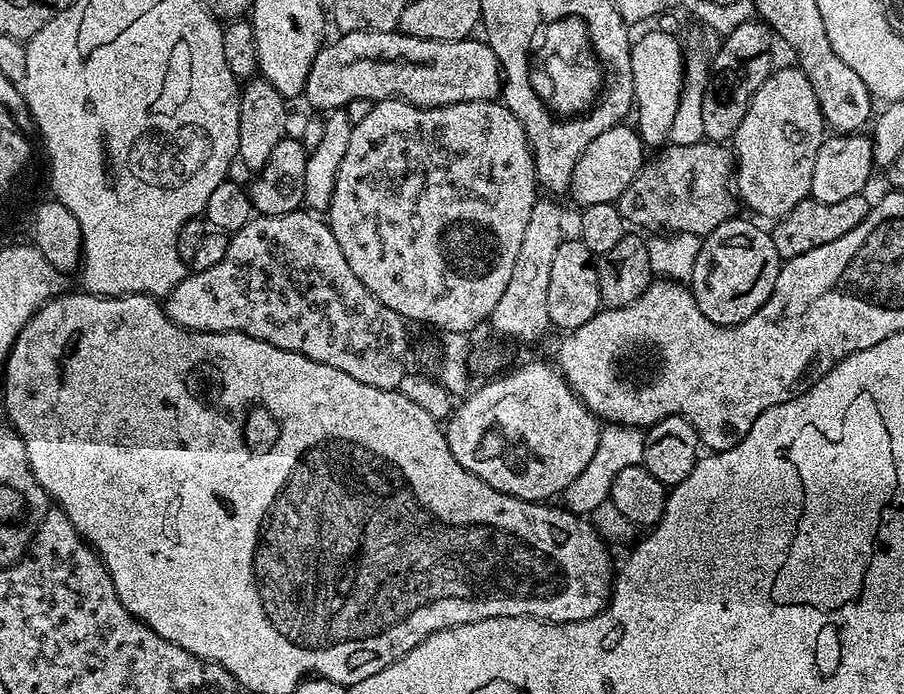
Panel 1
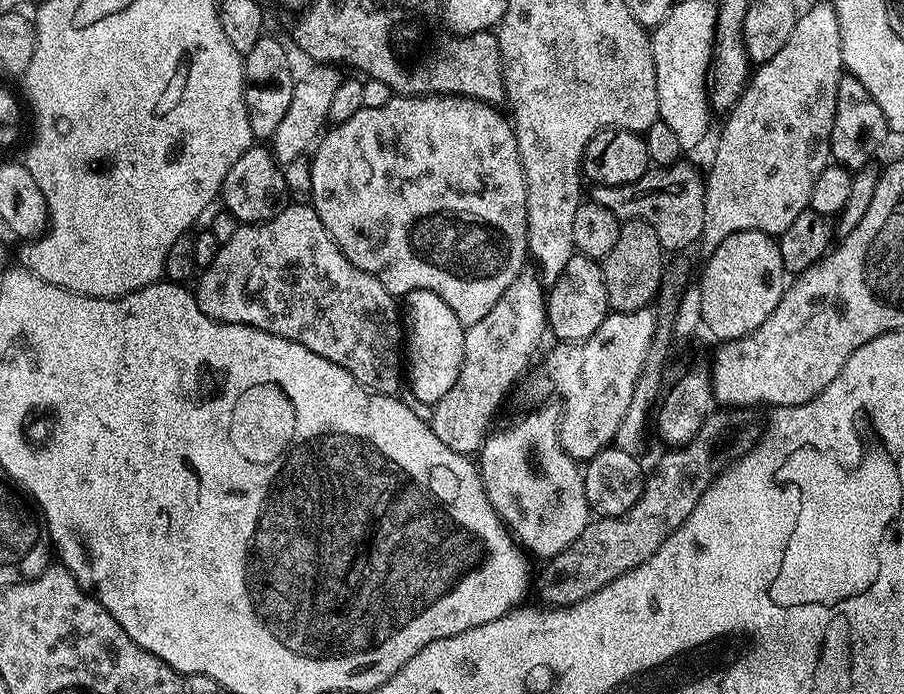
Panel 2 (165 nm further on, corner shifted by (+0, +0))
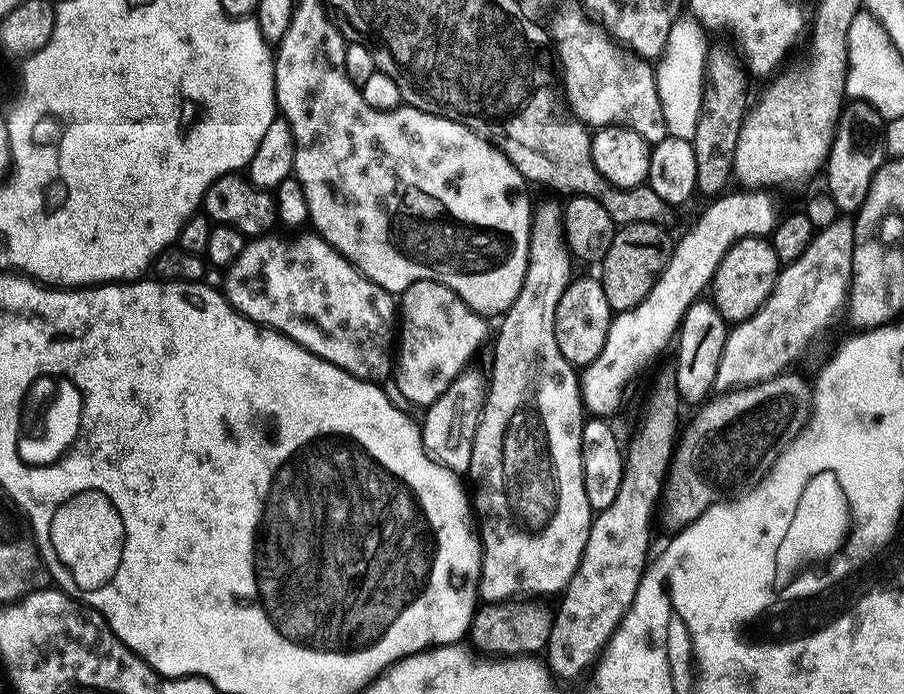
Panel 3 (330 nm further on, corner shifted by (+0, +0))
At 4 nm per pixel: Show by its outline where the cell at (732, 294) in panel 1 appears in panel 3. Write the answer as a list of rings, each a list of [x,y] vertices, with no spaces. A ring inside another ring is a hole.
[[[747,236],[736,241],[736,245],[722,258],[716,277],[711,282],[711,303],[715,304],[716,309],[724,315],[725,321],[749,320],[774,290],[781,267],[780,260],[774,254],[772,245],[767,239]]]

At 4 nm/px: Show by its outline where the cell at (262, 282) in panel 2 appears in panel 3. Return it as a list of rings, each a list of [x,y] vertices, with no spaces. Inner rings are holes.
[[[308,232],[301,236],[265,234],[249,239],[242,254],[238,254],[238,258],[226,270],[225,276],[228,277],[222,285],[224,296],[236,311],[255,324],[281,332],[315,356],[320,356],[360,380],[384,382],[387,376],[389,379],[393,375],[394,345],[398,340],[398,304],[393,293],[363,276],[319,234]]]

